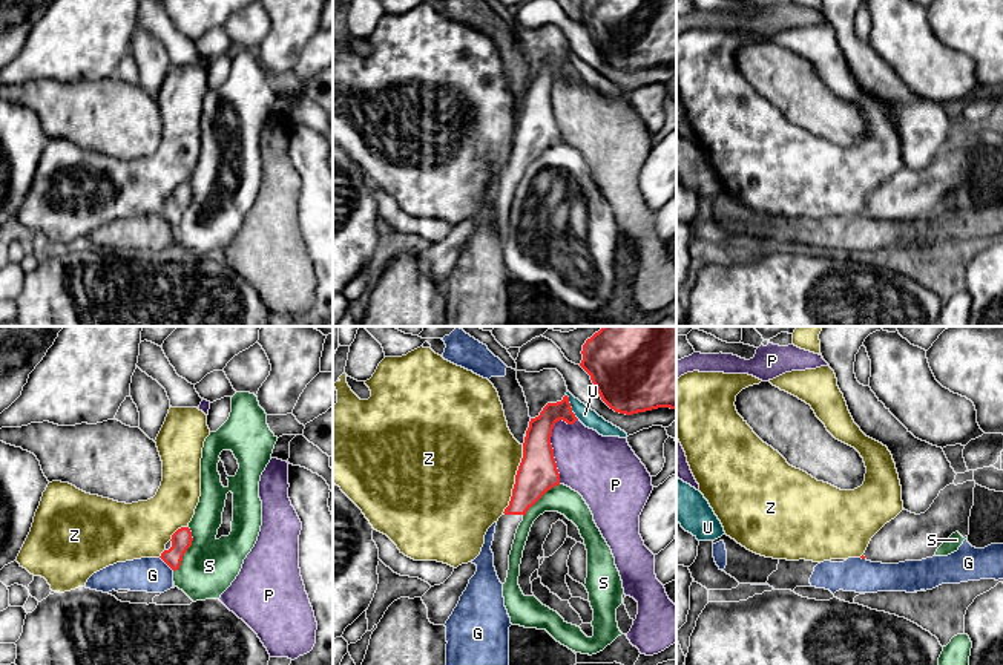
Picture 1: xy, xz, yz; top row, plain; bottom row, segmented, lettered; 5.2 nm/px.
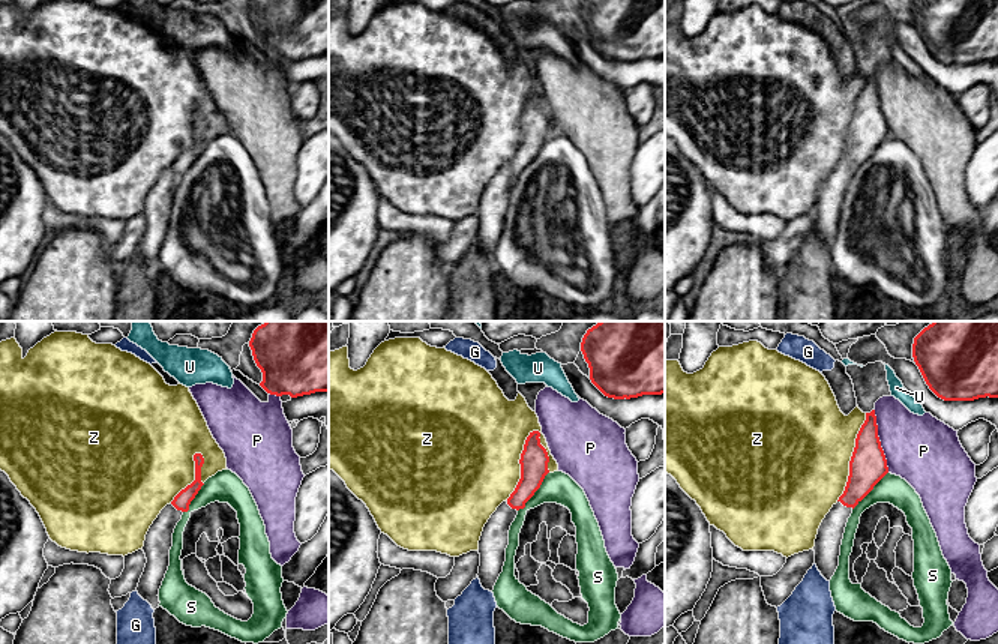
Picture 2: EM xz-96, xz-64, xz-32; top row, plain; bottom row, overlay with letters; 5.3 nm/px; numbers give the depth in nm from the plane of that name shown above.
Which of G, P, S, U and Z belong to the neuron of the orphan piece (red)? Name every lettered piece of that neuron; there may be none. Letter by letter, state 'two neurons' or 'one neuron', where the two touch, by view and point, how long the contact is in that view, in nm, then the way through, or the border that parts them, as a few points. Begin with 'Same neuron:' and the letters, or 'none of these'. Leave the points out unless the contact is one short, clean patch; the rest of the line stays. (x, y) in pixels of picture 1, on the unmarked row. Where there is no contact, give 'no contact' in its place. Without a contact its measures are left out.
Same neuron: none of these
G: two neurons | xy (167, 221) | 110 nm | along xy (160, 213), (174, 227)
P: two neurons | xz (549, 100) | 360 nm
S: two neurons | xy (186, 207) | 260 nm | along xy (189, 184), (192, 201), (174, 229)
U: two neurons | xz (569, 63) | 150 nm
Z: two neurons | xz (516, 135) | 380 nm

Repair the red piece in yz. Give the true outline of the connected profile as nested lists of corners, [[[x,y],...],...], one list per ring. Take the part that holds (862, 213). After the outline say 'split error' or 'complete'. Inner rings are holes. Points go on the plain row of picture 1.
[[[975,138],[946,142],[920,172],[903,165],[871,195],[860,215],[882,221],[922,218],[932,215],[952,190],[968,193],[974,144]]] | split error

